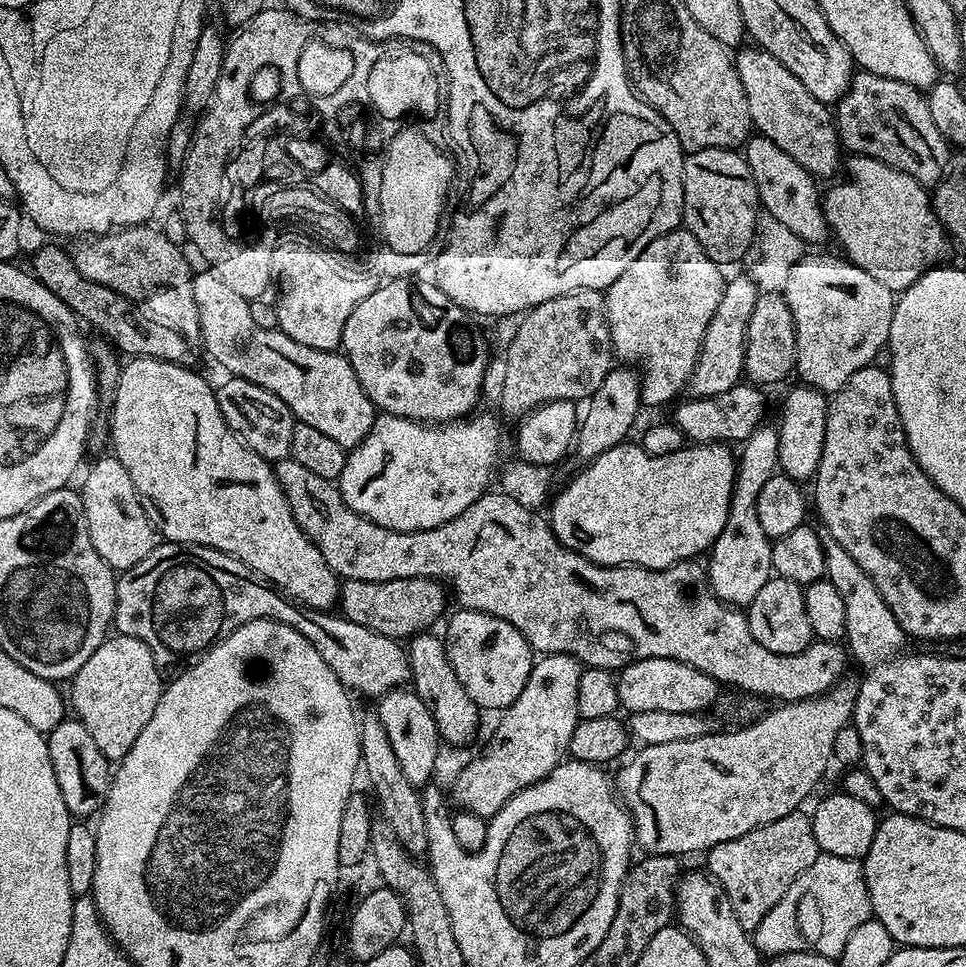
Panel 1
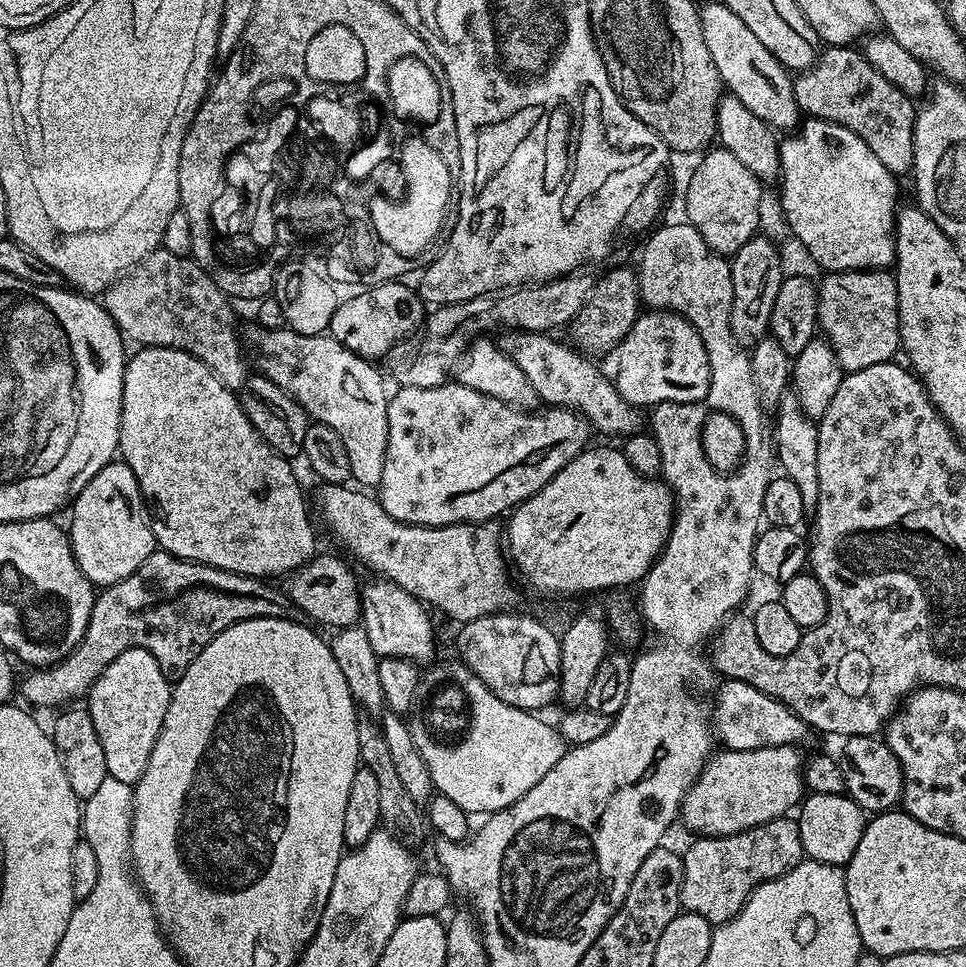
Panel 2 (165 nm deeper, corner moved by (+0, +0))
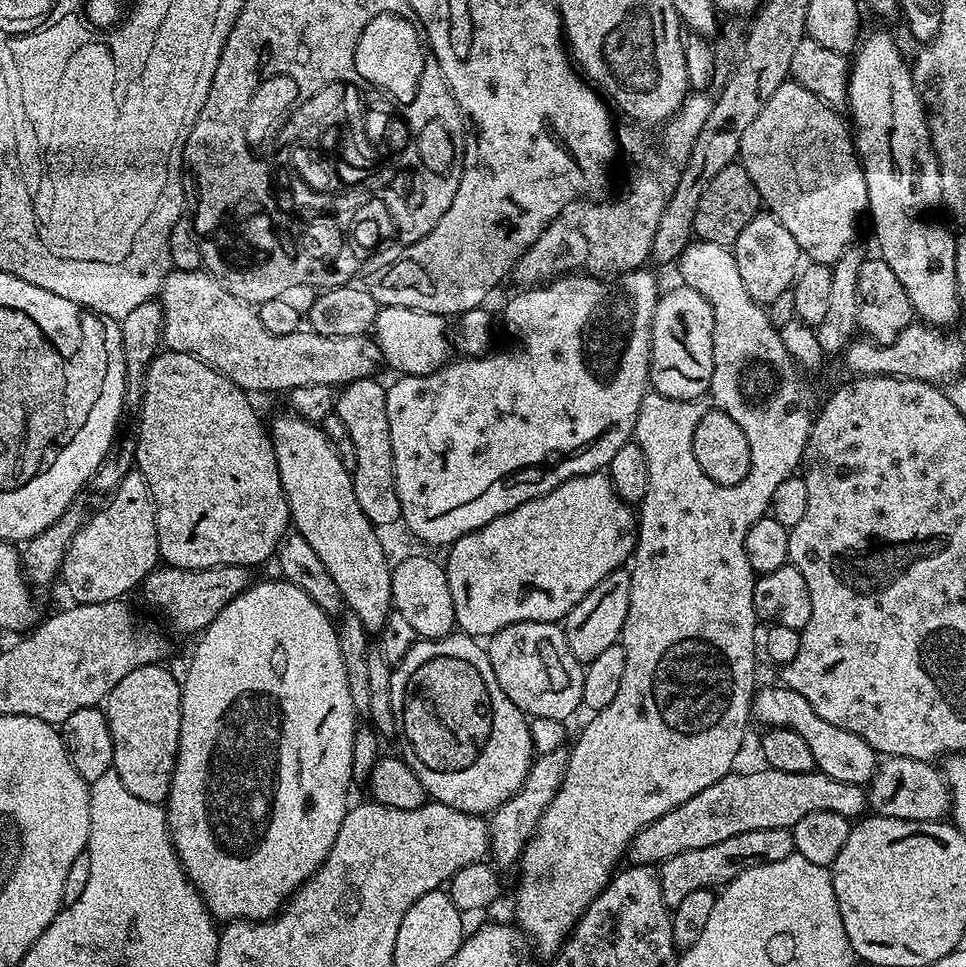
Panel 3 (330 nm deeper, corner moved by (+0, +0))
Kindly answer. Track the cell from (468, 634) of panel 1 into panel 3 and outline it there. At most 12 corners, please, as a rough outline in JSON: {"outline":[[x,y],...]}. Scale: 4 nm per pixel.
{"outline":[[559,623],[491,636],[494,678],[525,717],[567,721],[584,668]]}

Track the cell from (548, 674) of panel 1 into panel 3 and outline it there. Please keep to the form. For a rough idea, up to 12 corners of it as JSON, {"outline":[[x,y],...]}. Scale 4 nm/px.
{"outline":[[616,568],[564,617],[580,665],[621,639],[631,571]]}

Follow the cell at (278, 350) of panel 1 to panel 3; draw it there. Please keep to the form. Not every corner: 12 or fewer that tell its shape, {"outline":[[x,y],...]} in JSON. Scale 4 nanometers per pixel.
{"outline":[[369,378],[334,400],[354,438],[354,498],[374,526],[401,519],[386,388]]}

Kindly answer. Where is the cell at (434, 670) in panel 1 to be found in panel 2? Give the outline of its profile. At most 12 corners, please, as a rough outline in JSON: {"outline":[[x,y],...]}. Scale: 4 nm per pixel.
{"outline":[[372,578],[360,624],[376,655],[432,662],[433,613],[402,586]]}

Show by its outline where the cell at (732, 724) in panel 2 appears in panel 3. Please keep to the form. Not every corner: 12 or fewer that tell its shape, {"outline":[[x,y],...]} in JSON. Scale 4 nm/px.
{"outline":[[783,686],[753,695],[751,719],[794,730],[816,768],[867,785],[878,753]]}

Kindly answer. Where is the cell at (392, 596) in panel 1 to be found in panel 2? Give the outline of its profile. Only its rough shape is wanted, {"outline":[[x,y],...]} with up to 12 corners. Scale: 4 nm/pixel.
{"outline":[[317,554],[287,577],[301,613],[328,630],[360,624],[351,568]]}

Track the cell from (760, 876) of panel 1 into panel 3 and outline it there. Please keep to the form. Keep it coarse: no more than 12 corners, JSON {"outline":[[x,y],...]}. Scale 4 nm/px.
{"outline":[[786,828],[734,834],[659,865],[674,909],[693,890],[793,855]]}

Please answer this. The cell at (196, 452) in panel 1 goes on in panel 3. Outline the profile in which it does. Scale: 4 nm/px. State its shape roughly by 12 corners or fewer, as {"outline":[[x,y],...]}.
{"outline":[[161,351],[135,467],[173,568],[257,566],[290,528],[249,393]]}

